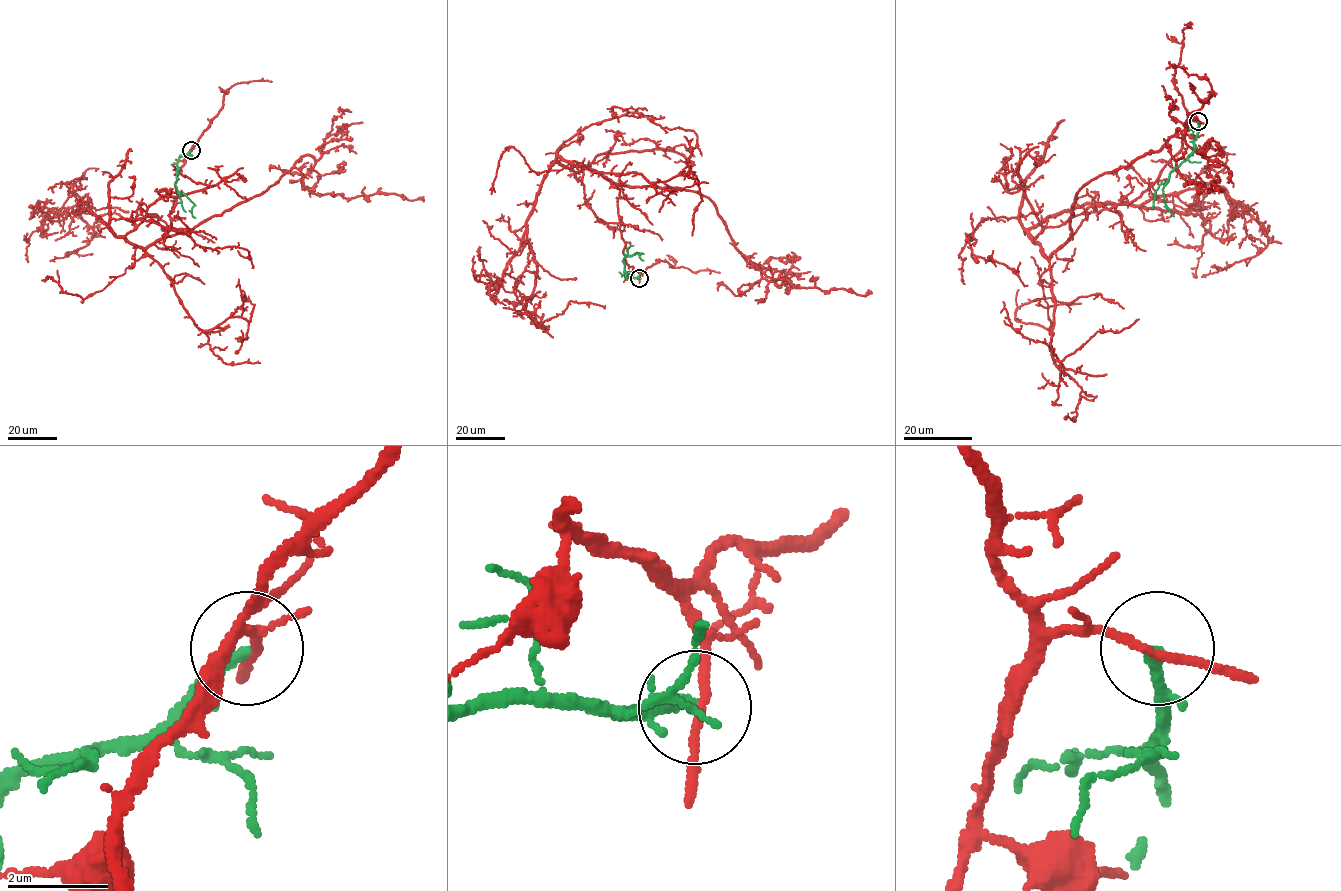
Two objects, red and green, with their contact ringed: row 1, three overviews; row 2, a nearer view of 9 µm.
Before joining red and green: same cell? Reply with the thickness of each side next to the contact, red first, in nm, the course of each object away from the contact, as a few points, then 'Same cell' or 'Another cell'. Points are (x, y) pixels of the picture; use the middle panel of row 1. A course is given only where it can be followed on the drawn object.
Thickness 150 nm (red) against 260 nm. Course of red: (639, 277), (620, 191), (558, 156), (526, 223), (525, 311), (540, 325), (570, 301), (605, 308). Course of green: (639, 277), (625, 275), (623, 259), (636, 252), (642, 253), (639, 254), (643, 260). Another cell

